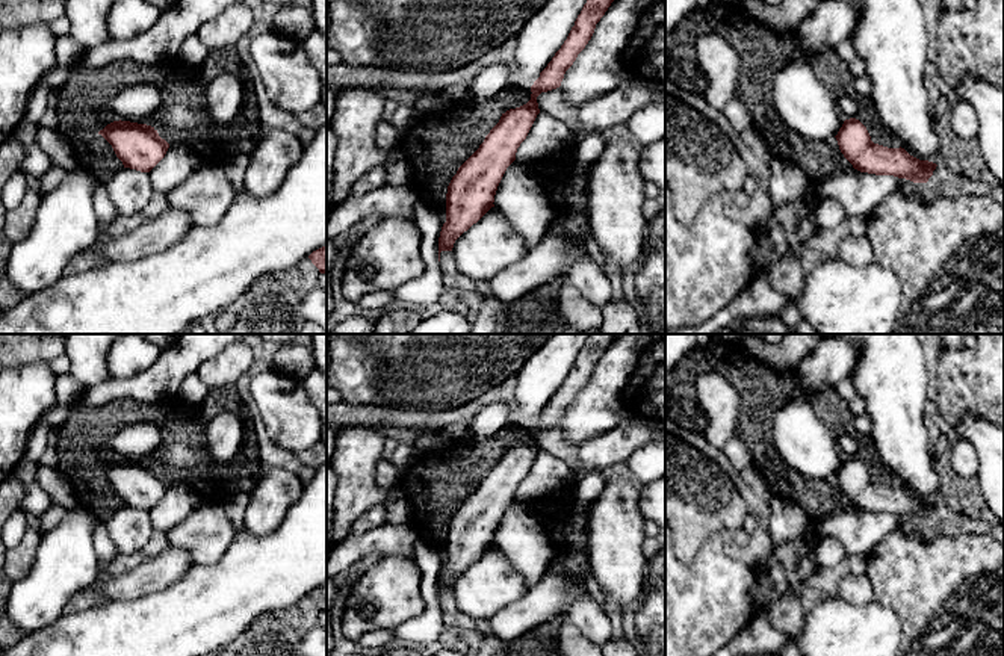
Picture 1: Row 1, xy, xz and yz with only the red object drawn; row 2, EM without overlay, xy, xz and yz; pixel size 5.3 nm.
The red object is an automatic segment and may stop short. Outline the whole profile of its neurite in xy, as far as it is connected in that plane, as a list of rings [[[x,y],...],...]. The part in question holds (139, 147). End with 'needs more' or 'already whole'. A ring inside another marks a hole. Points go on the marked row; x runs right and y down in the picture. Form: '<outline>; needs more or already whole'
[[[113,121],[98,132],[113,148],[124,168],[150,172],[166,154],[169,144],[147,124]]]; already whole

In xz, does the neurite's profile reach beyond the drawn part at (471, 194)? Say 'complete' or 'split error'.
complete

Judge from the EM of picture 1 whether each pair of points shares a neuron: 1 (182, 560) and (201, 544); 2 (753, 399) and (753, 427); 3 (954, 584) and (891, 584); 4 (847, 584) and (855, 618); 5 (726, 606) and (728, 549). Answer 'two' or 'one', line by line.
1: two
2: one
3: one
4: two
5: one

